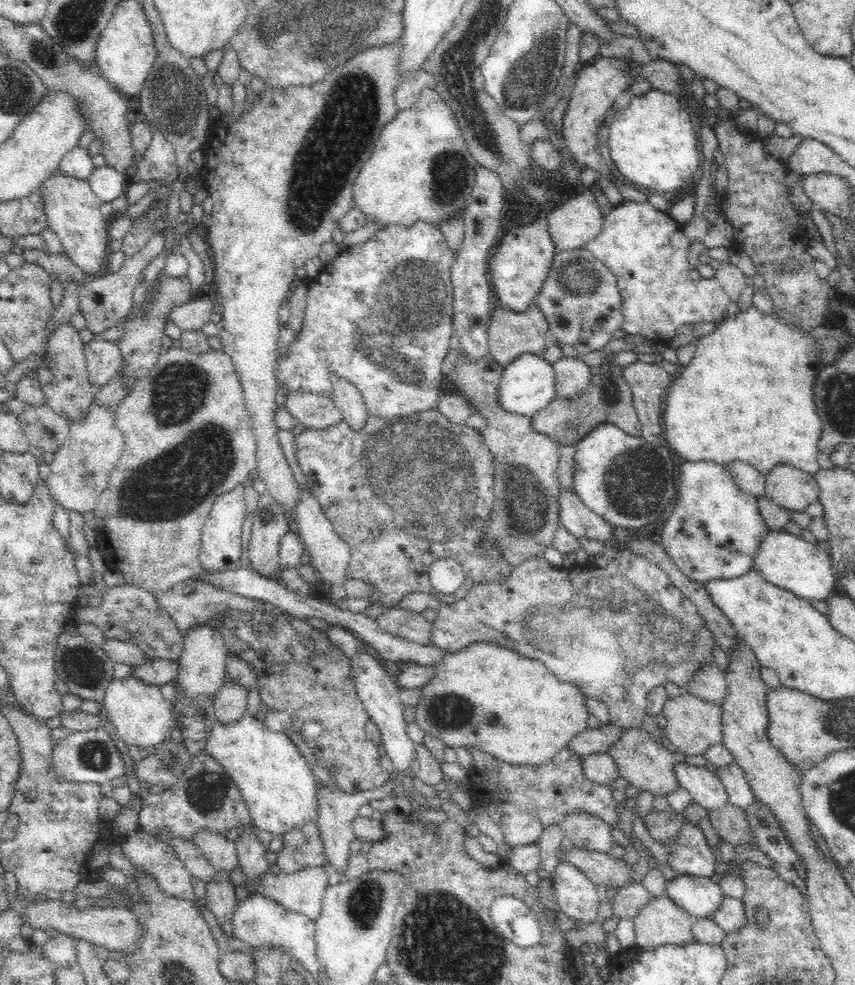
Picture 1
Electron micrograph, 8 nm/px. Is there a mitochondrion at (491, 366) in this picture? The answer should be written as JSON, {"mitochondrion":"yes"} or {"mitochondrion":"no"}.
{"mitochondrion":"no"}

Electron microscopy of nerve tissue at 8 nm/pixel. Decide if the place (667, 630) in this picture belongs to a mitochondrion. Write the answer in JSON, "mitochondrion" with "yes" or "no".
{"mitochondrion":"yes"}

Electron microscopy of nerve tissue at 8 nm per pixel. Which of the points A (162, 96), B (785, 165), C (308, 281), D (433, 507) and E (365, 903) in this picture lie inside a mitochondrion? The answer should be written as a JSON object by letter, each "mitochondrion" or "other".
{"A":"mitochondrion","B":"other","C":"other","D":"mitochondrion","E":"mitochondrion"}

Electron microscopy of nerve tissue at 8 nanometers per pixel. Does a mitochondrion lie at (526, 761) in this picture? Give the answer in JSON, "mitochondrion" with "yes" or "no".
{"mitochondrion":"no"}

